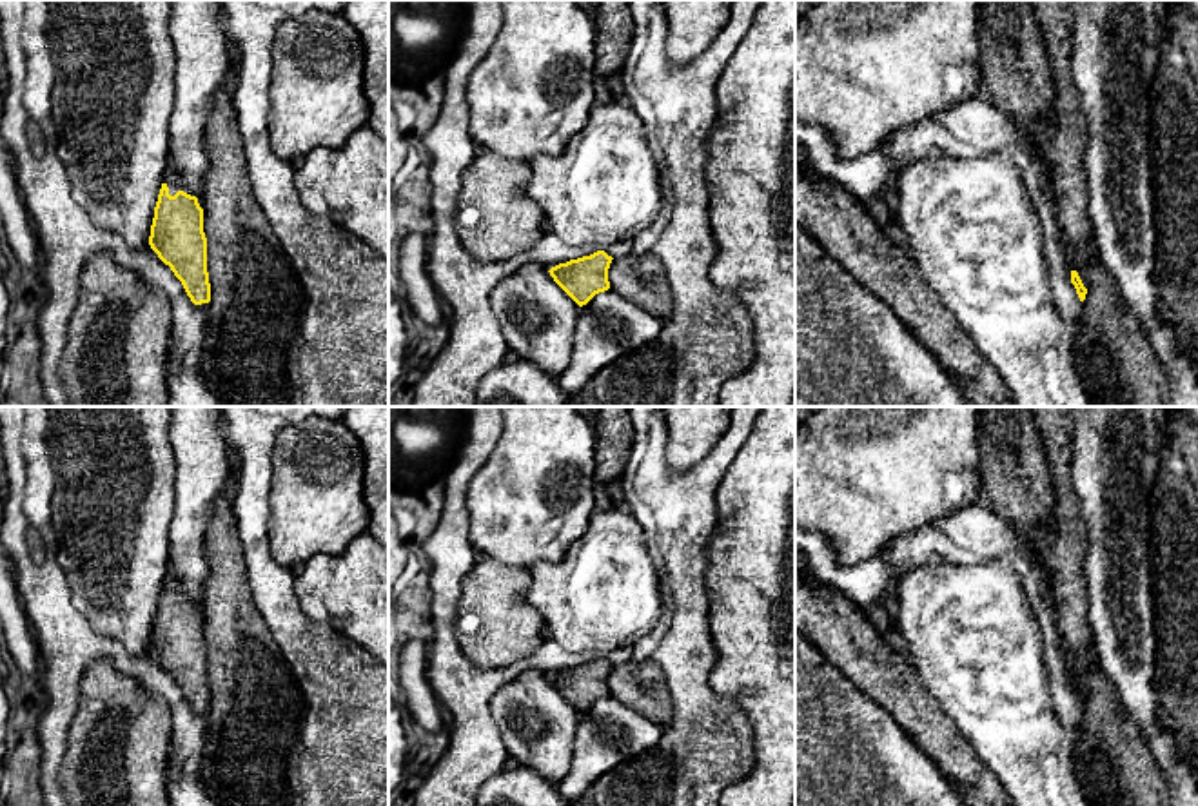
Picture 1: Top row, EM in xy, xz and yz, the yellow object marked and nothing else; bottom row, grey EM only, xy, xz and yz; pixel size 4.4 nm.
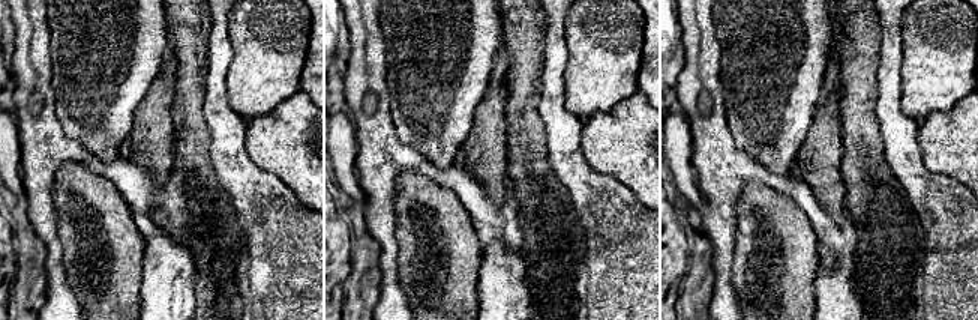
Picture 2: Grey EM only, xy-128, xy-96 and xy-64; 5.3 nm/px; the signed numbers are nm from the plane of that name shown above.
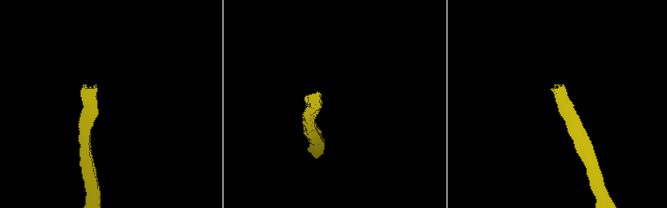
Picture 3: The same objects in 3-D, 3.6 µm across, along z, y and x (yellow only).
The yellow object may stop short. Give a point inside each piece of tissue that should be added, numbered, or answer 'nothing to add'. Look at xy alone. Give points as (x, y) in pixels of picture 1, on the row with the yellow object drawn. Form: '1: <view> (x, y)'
1: xy (169, 178)

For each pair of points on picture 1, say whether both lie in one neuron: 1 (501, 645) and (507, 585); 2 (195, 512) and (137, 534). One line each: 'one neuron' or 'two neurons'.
1: one neuron
2: two neurons

